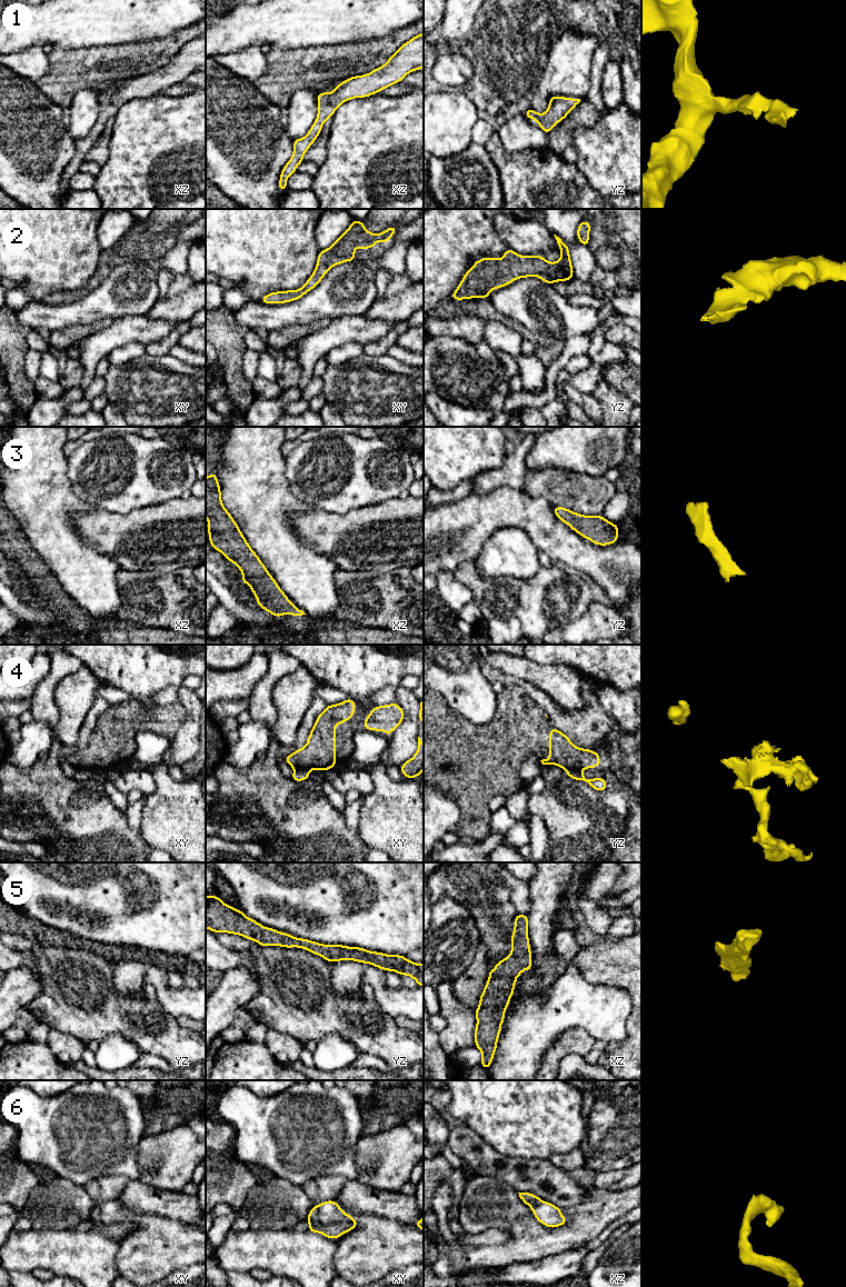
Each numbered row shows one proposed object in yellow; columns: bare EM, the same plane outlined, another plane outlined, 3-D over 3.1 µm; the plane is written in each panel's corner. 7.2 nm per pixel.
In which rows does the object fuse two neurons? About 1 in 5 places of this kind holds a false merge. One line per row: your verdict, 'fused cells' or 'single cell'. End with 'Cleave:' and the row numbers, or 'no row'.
1: single cell
2: single cell
3: single cell
4: fused cells
5: single cell
6: single cell
Cleave: 4

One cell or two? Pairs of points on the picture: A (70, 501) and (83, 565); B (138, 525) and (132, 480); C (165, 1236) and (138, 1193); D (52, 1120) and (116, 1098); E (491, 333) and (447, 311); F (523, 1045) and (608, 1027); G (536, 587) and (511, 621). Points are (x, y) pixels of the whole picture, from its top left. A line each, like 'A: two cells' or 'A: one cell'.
A: one cell
B: two cells
C: two cells
D: one cell
E: two cells
F: one cell
G: two cells

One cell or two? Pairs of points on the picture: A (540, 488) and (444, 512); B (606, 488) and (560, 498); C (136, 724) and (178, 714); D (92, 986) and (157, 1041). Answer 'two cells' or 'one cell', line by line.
A: two cells
B: one cell
C: one cell
D: one cell

